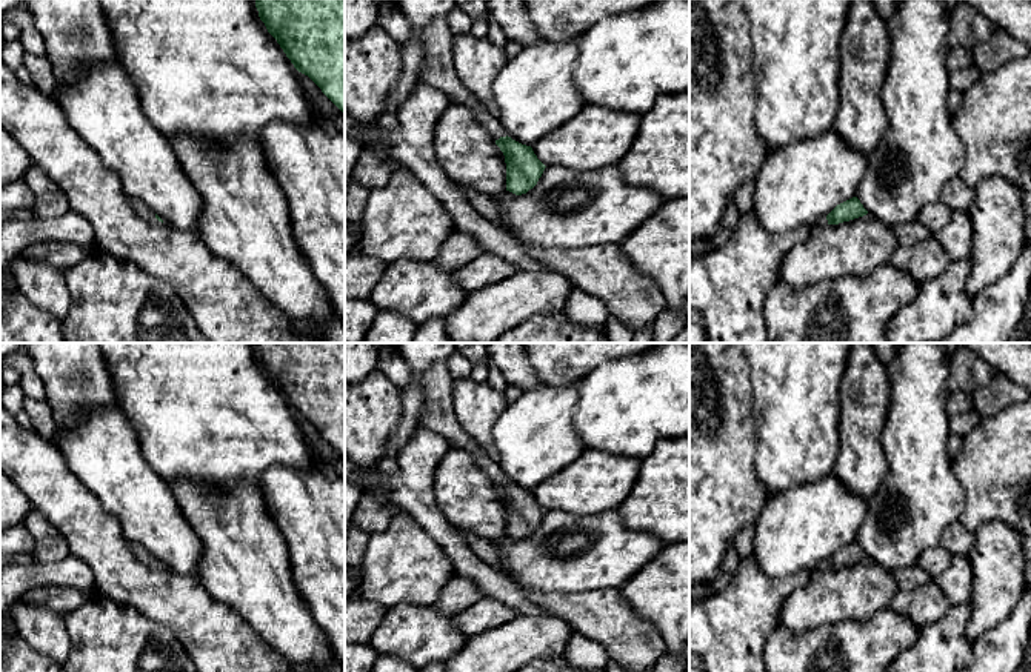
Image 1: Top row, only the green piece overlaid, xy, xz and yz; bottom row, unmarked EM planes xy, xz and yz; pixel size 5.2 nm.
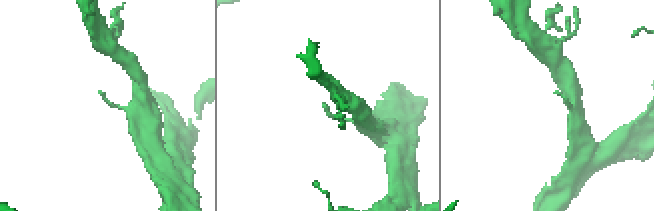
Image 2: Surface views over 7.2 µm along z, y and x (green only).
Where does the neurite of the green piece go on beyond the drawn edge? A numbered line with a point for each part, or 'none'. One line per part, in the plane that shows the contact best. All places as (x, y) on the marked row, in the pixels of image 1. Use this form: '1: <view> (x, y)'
1: xz (439, 73)

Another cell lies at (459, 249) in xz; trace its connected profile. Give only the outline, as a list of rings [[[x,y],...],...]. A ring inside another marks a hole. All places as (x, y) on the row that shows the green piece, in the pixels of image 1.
[[[457,231],[442,245],[439,255],[432,261],[452,272],[485,252],[485,248],[475,238]]]

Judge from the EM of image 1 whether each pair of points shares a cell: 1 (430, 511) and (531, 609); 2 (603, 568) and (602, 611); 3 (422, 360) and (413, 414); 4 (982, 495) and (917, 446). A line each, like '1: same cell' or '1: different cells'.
1: same cell
2: different cells
3: same cell
4: different cells

